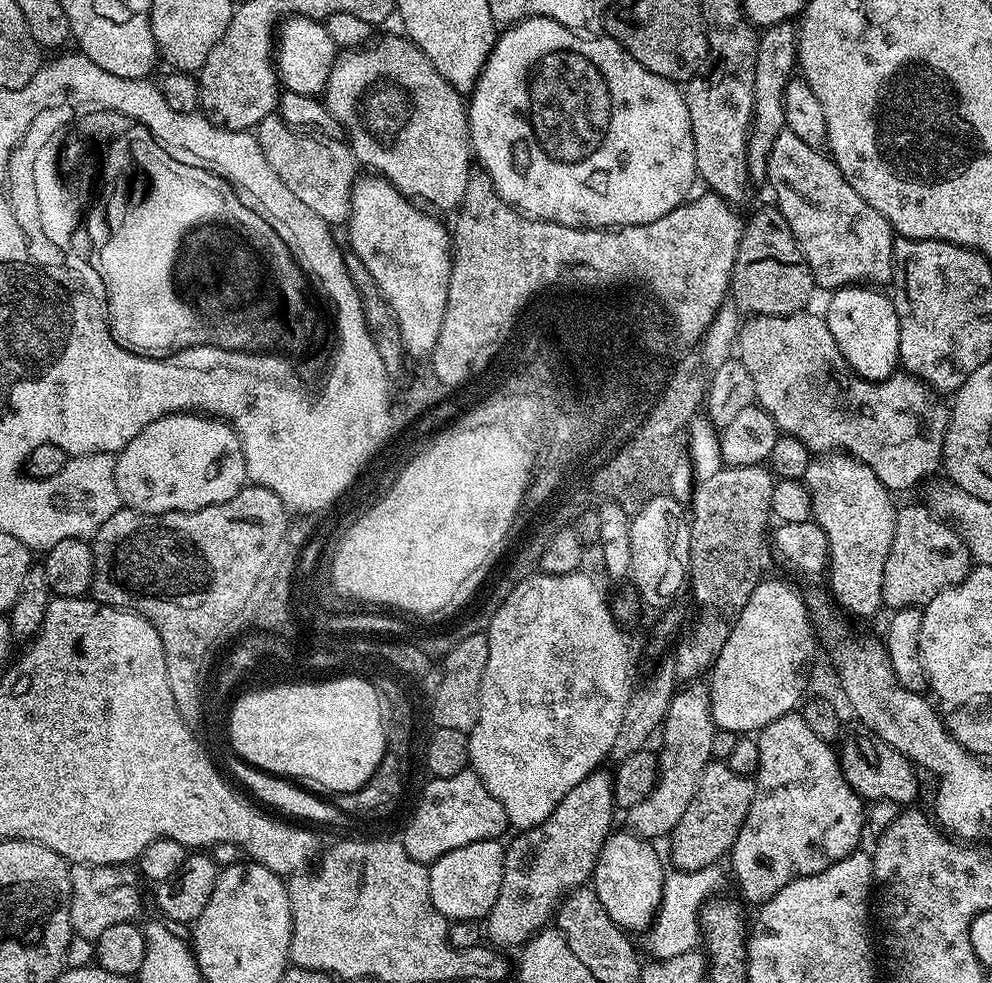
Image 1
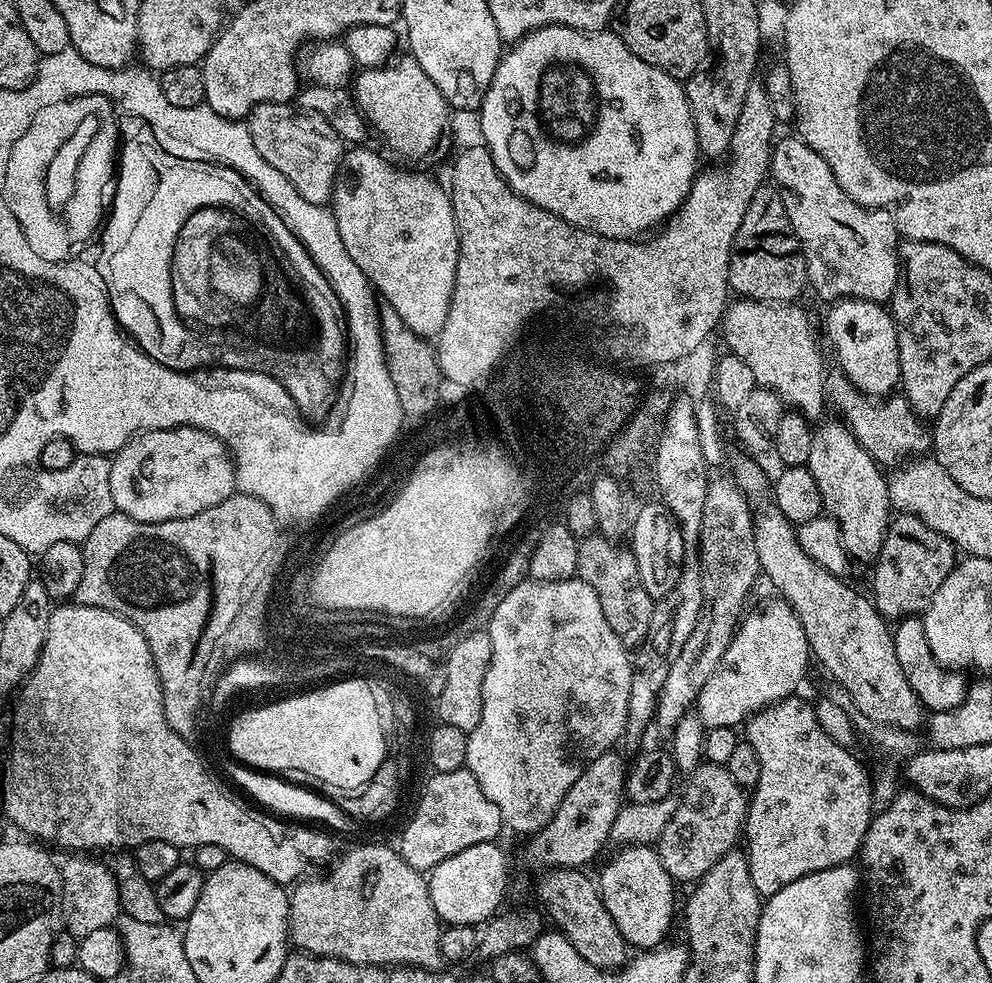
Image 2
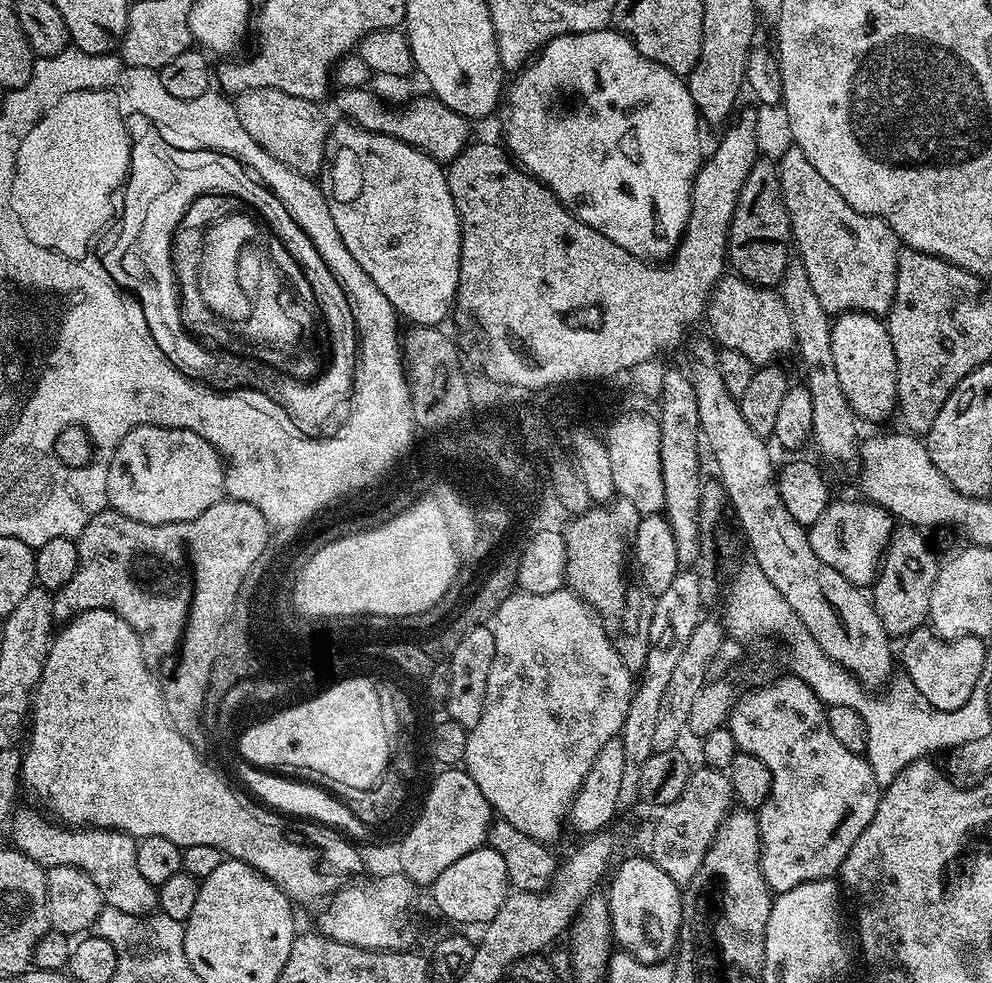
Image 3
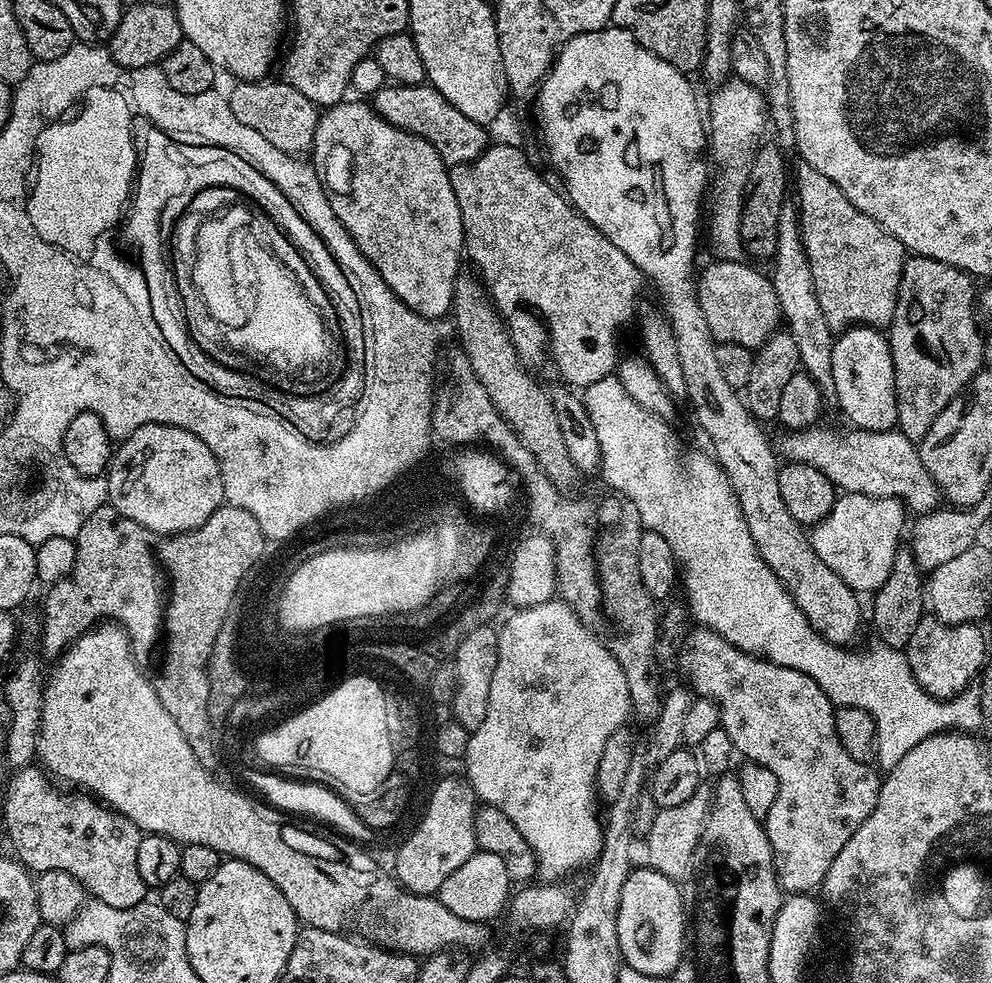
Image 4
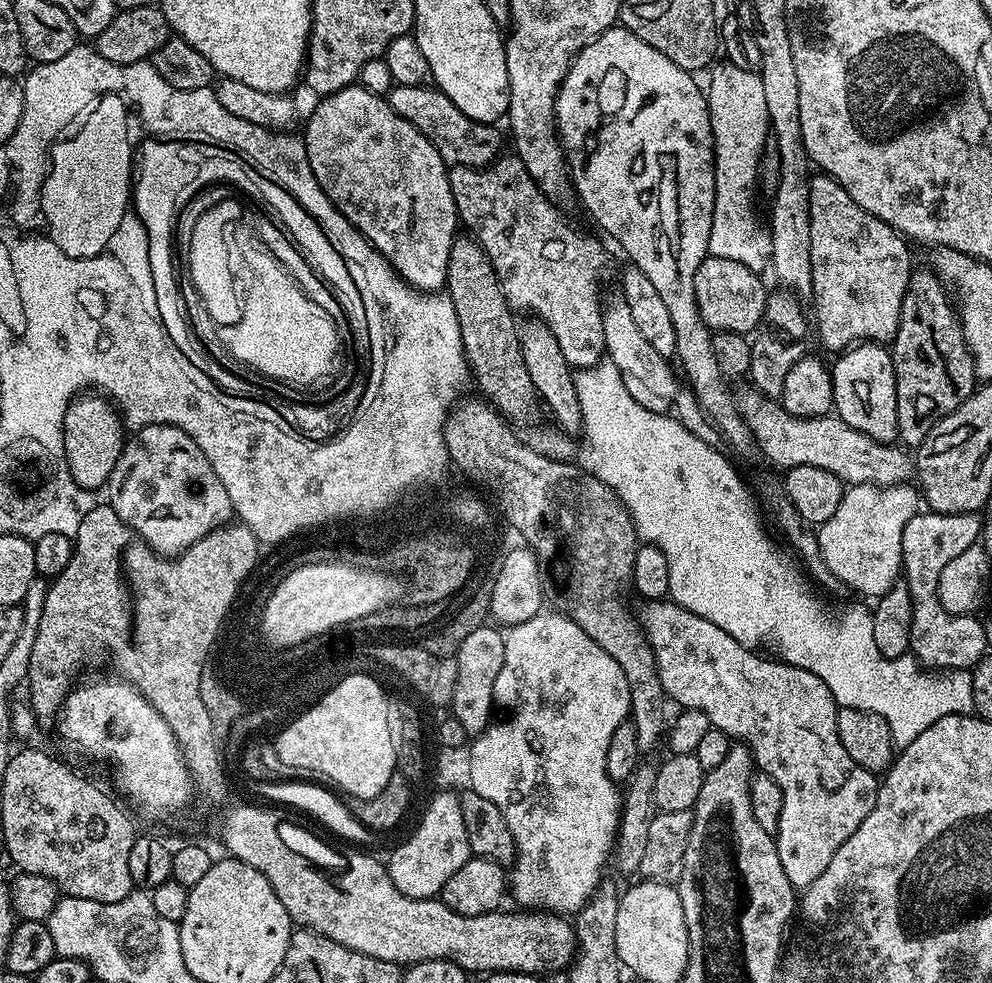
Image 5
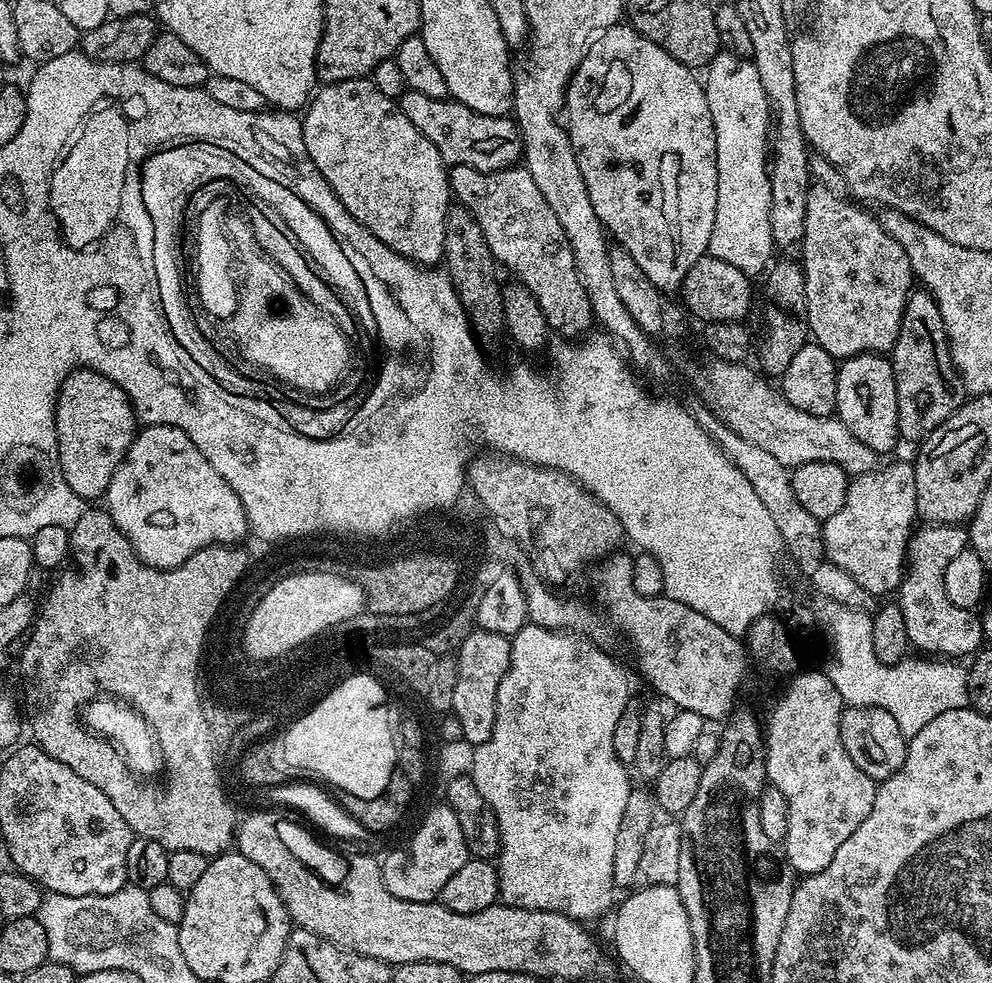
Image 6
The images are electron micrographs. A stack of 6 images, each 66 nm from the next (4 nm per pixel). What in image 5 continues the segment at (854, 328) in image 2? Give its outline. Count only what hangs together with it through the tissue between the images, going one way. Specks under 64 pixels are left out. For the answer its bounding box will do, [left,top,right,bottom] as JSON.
[831,342,898,444]

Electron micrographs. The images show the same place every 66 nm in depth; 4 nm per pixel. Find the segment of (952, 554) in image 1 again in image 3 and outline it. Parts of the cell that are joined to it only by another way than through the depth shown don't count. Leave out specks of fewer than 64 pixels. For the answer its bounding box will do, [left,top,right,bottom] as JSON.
[871,523,941,638]

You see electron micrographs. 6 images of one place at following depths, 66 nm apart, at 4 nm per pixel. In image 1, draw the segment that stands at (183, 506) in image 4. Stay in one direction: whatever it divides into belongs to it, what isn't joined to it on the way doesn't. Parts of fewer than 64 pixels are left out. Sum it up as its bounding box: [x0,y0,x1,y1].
[116,412,248,512]

